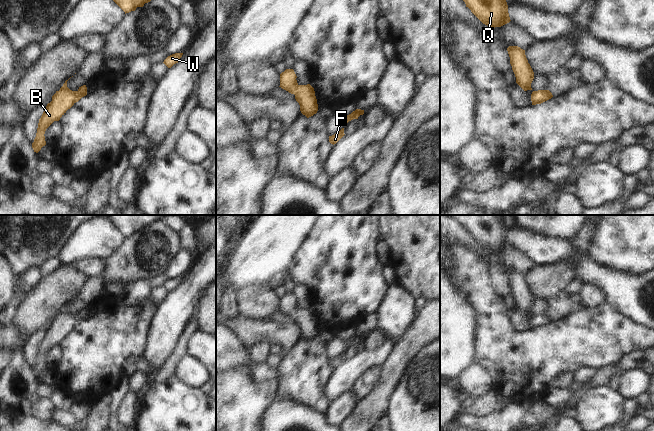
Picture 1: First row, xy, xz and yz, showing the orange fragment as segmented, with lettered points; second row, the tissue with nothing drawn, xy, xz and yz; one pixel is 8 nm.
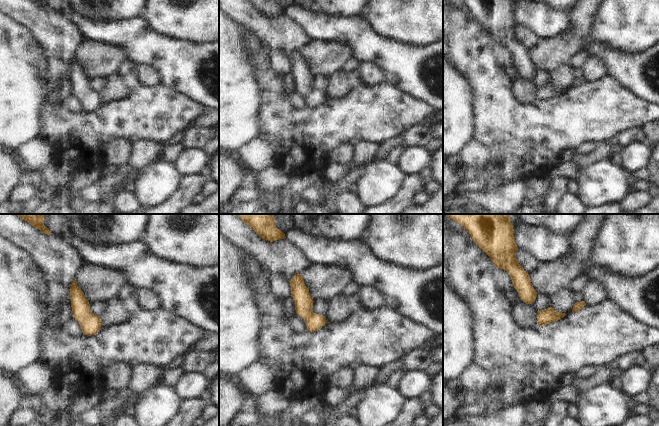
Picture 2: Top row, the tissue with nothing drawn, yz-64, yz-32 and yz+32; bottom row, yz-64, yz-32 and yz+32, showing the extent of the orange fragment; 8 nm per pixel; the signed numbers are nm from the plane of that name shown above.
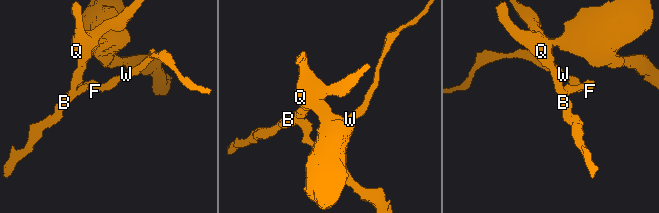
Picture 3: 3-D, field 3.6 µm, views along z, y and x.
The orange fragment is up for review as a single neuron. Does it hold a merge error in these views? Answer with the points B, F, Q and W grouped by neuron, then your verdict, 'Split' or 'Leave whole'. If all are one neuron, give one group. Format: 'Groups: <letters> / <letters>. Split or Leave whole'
Groups: B F Q W. Leave whole.

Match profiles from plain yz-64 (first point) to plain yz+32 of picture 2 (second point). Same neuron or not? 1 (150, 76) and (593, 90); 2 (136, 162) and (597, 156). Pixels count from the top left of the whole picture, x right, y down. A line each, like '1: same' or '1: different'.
1: different
2: different

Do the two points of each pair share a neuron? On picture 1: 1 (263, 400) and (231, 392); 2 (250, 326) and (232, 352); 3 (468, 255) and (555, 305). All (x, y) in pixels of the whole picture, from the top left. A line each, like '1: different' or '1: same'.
1: same
2: different
3: different

